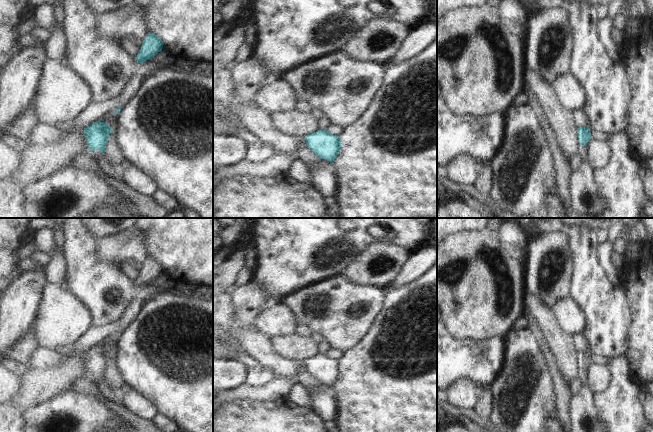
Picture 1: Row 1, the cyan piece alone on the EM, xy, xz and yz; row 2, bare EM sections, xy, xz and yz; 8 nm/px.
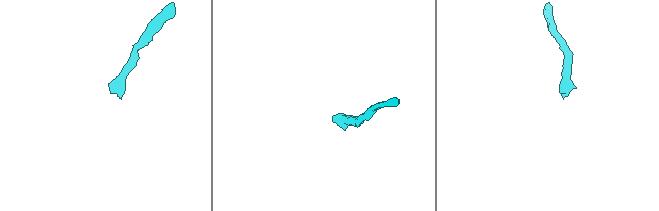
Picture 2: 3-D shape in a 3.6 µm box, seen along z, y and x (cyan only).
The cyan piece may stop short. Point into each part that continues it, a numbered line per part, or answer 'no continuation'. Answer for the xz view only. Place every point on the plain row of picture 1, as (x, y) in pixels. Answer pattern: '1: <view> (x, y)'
no continuation

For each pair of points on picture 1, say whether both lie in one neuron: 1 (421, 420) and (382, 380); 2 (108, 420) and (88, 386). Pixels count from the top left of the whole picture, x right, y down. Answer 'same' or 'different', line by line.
1: same
2: different

